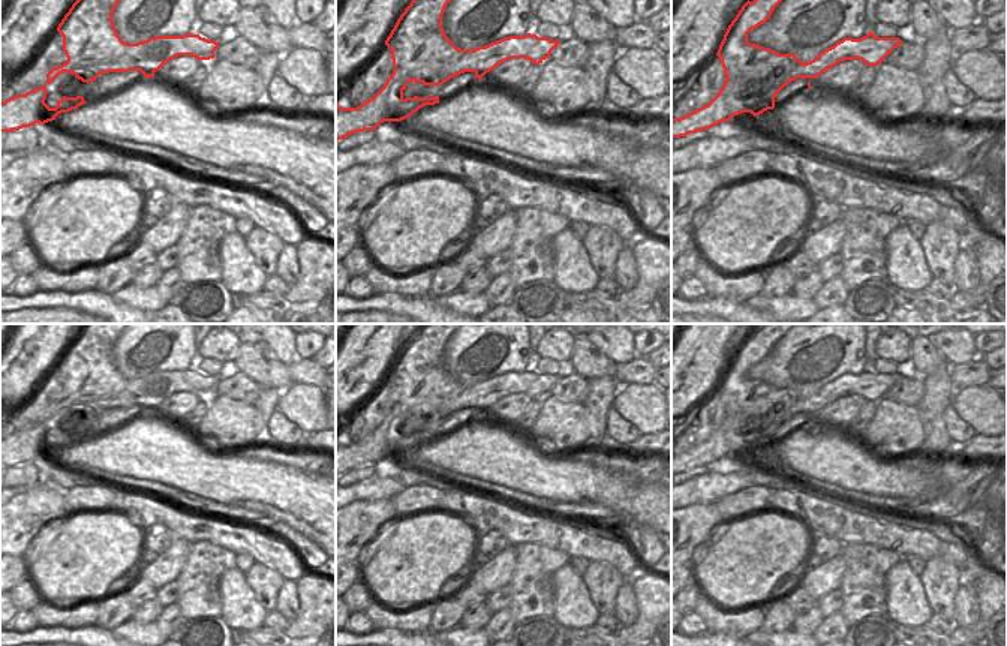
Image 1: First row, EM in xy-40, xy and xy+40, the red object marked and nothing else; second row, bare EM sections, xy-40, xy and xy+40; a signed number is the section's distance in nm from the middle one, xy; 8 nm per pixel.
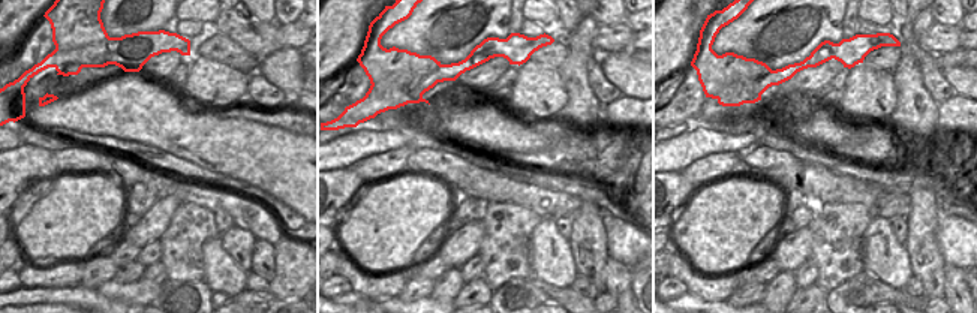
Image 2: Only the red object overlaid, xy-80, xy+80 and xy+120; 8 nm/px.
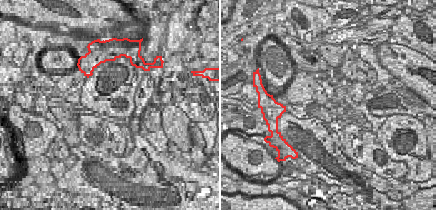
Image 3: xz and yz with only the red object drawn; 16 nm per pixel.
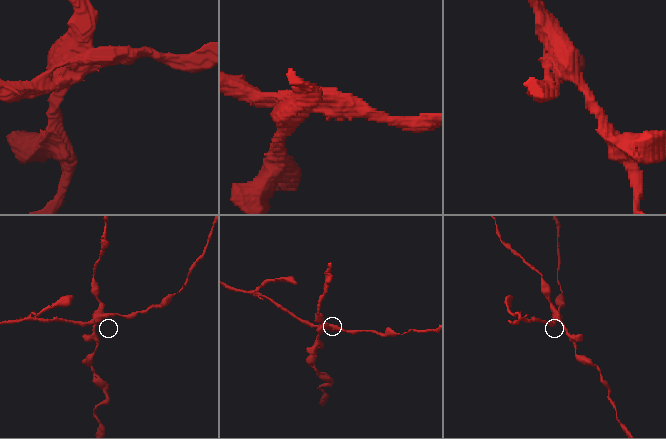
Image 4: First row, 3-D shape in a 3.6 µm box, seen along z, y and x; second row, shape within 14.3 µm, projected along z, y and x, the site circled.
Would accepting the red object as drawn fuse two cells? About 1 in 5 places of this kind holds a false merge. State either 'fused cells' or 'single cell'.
fused cells

